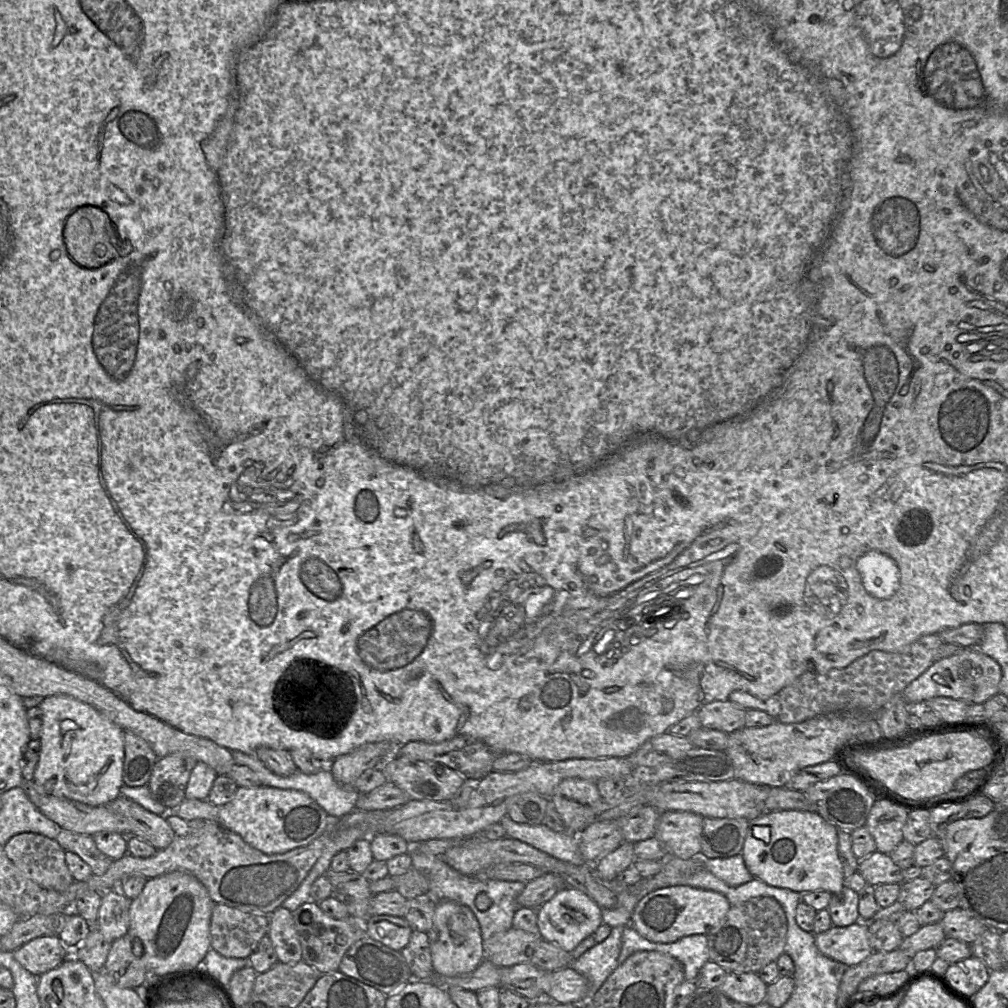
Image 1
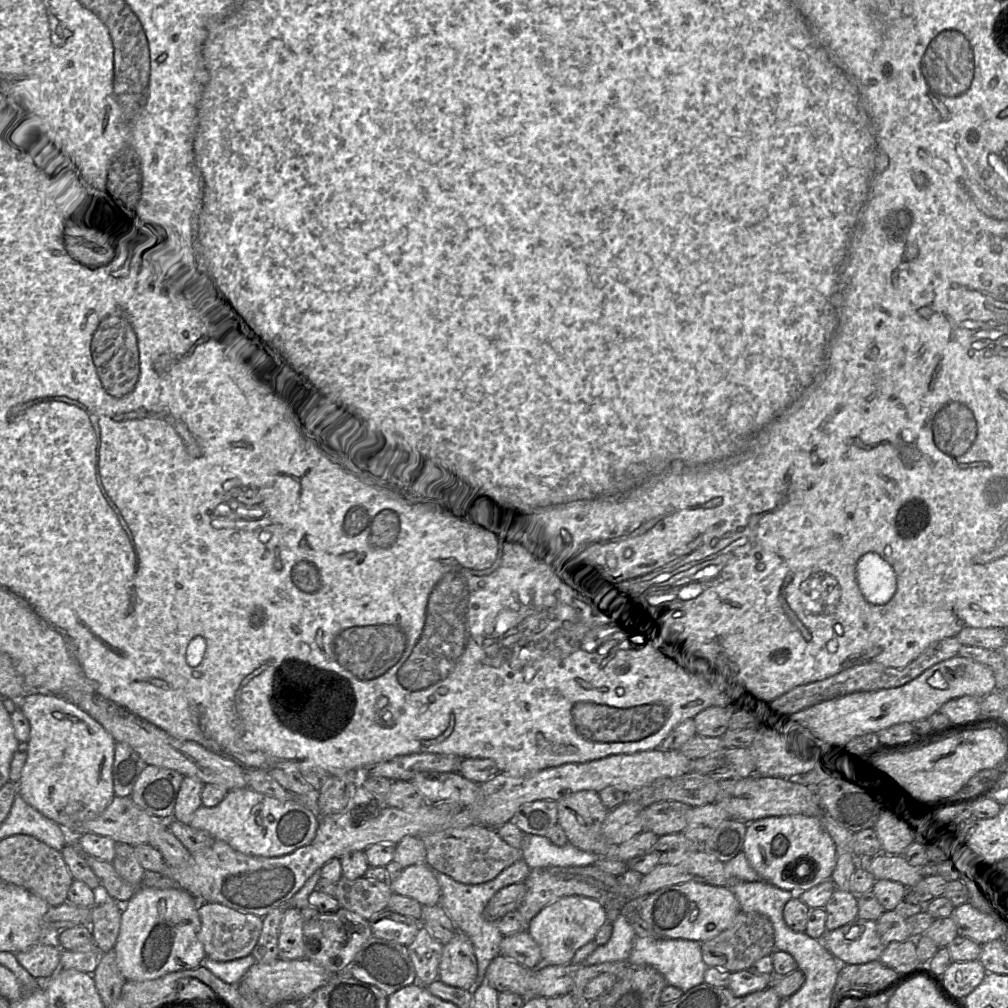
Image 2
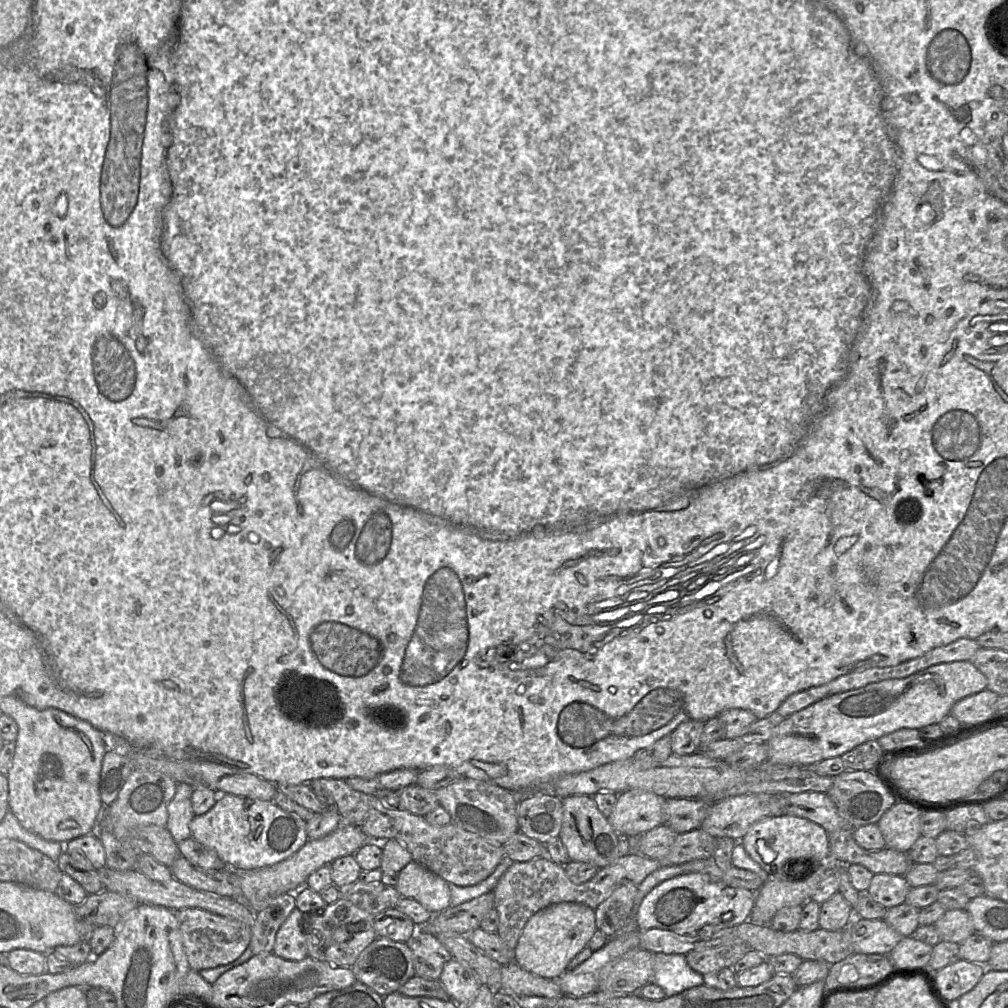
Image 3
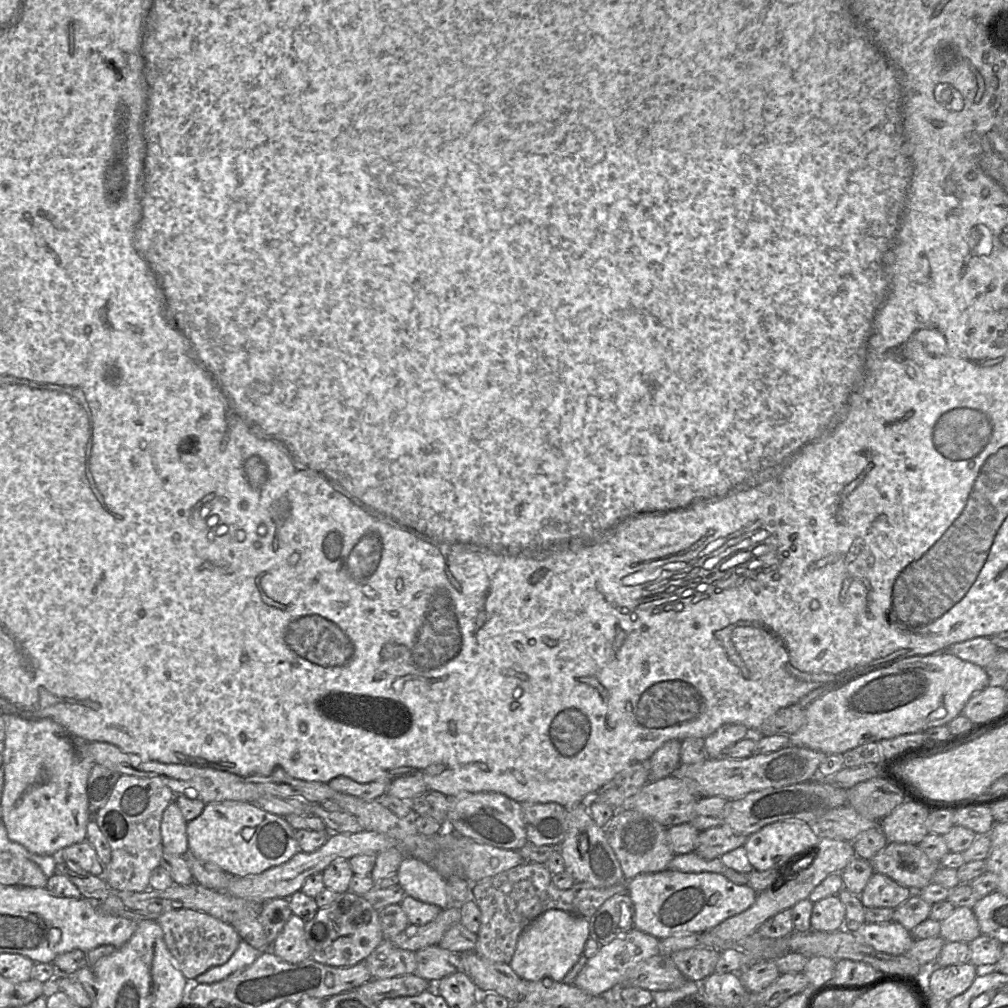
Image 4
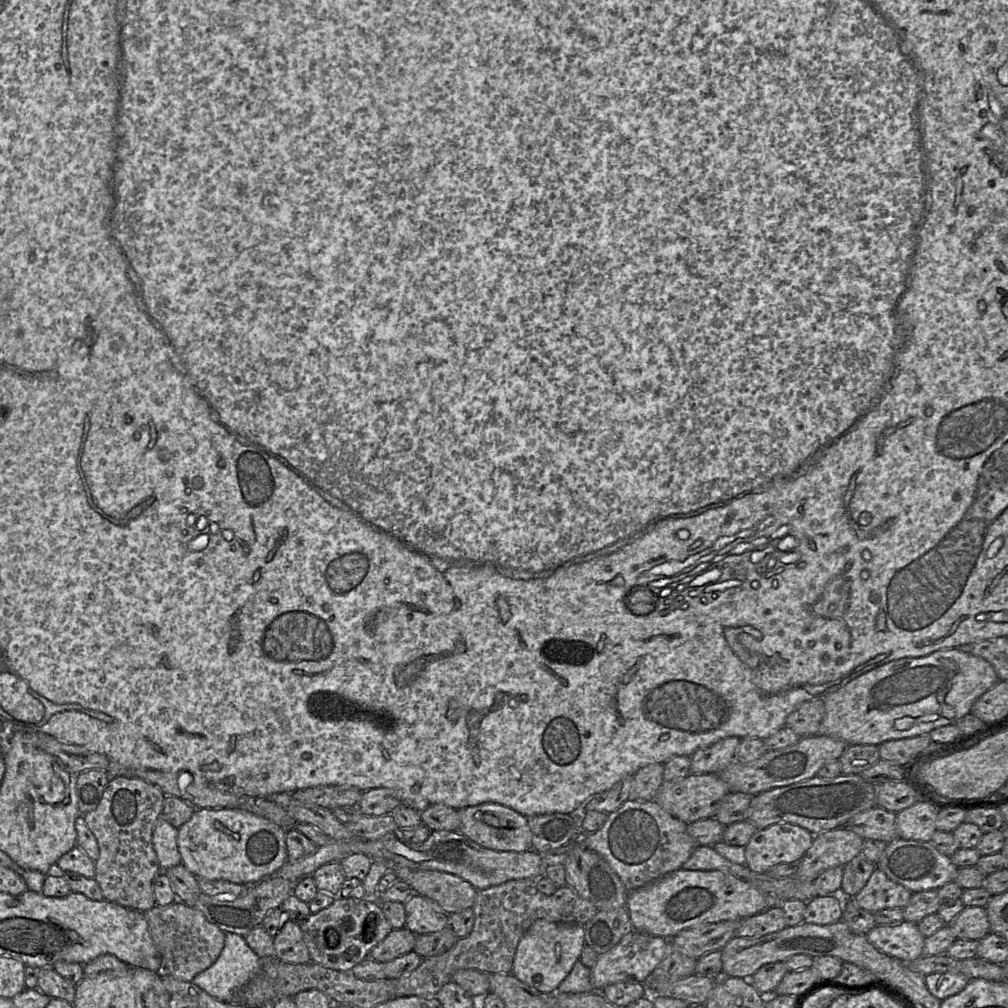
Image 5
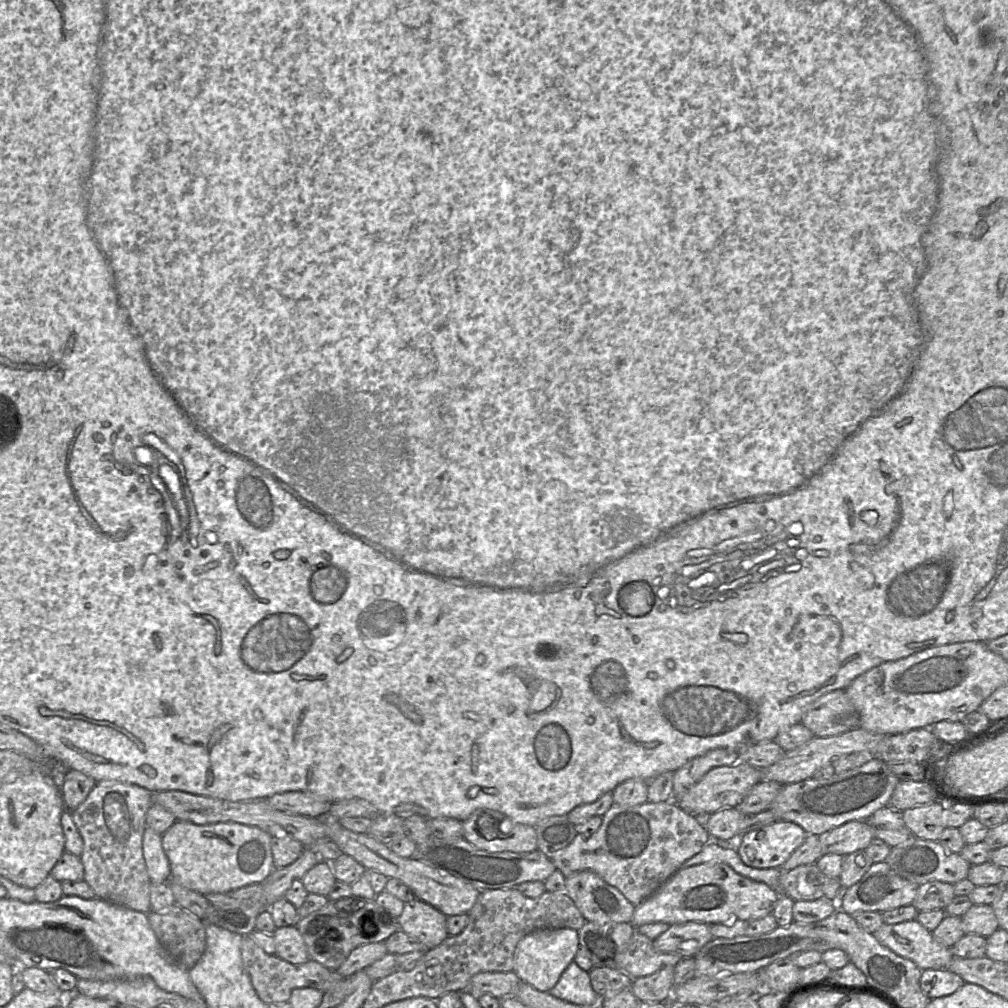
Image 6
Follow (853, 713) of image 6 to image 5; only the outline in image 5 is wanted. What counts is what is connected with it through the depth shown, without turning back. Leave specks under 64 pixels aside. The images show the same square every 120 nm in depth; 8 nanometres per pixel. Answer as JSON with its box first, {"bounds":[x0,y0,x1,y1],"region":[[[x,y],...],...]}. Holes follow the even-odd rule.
{"bounds":[785,698,824,737],"region":[[[813,698],[800,704],[785,721],[785,727],[800,737],[817,735],[824,716],[822,698]]]}

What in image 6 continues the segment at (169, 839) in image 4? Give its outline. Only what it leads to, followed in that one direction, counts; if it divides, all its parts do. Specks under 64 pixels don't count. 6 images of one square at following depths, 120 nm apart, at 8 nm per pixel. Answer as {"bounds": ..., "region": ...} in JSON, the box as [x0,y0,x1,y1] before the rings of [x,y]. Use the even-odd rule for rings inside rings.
{"bounds":[142,827,171,883],"region":[[[147,827],[144,831],[142,846],[151,883],[169,883],[171,868],[162,846],[162,835]]]}

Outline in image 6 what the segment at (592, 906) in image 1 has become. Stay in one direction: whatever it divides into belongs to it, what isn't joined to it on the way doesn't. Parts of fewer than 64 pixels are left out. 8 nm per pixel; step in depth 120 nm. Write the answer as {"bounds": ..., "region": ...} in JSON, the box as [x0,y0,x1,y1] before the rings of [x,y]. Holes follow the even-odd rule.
{"bounds":[513,928,579,992],"region":[[[571,928],[536,929],[520,939],[514,952],[513,972],[541,992],[548,992],[573,961],[579,948],[578,931]]]}

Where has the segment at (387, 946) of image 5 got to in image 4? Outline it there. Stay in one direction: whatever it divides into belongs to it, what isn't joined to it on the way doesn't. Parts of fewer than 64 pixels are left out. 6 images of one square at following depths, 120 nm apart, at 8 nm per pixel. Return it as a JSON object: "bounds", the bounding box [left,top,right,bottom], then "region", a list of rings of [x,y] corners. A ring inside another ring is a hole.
{"bounds":[385,905,460,952],"region":[[[450,905],[429,923],[422,926],[409,924],[399,934],[385,939],[399,948],[416,952],[427,946],[438,945],[445,932],[460,923],[460,919],[460,905]]]}

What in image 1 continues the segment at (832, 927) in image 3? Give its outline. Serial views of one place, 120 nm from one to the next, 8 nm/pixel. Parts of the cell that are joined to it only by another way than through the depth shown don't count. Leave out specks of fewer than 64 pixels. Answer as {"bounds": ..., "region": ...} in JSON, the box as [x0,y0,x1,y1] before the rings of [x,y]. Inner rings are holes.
{"bounds":[828,885,860,927],"region":[[[845,885],[841,891],[831,894],[828,911],[833,926],[846,927],[860,921],[859,894],[856,891]]]}

